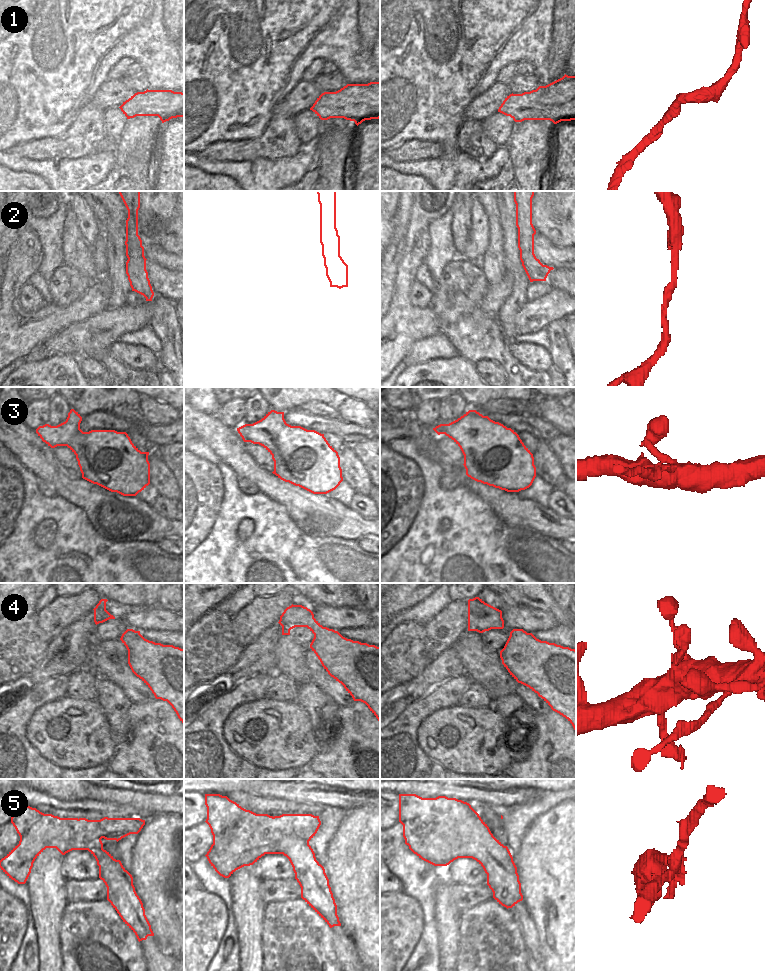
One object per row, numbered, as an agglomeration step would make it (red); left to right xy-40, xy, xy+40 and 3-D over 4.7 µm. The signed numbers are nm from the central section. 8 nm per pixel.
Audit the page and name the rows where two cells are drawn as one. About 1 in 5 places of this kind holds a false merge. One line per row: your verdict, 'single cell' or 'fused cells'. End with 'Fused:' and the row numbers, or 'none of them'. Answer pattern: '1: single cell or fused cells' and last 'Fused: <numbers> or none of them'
1: single cell
2: single cell
3: single cell
4: single cell
5: fused cells
Fused: 5

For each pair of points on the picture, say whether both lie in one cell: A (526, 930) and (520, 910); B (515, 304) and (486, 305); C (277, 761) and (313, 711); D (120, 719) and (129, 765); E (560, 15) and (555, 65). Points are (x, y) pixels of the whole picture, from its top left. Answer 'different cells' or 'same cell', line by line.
A: same cell
B: different cells
C: different cells
D: different cells
E: same cell

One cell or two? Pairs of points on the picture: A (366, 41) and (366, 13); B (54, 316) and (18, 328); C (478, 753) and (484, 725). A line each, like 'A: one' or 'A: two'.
A: one
B: one
C: one

